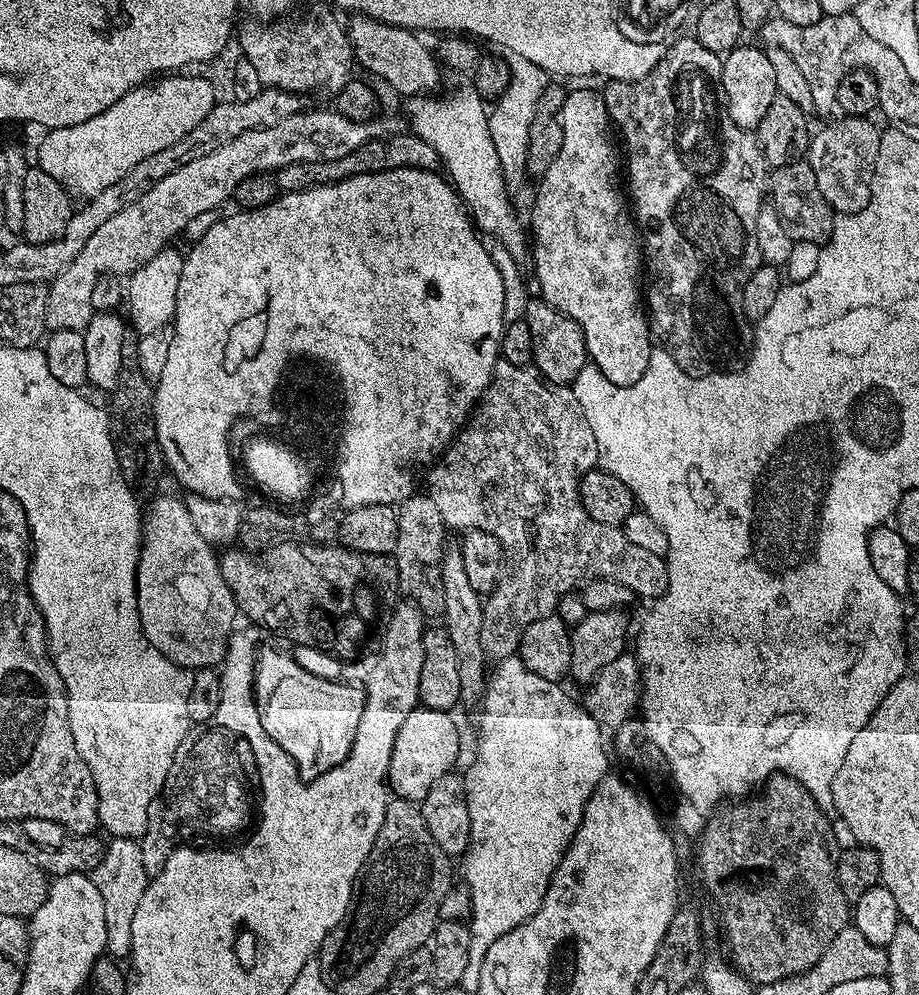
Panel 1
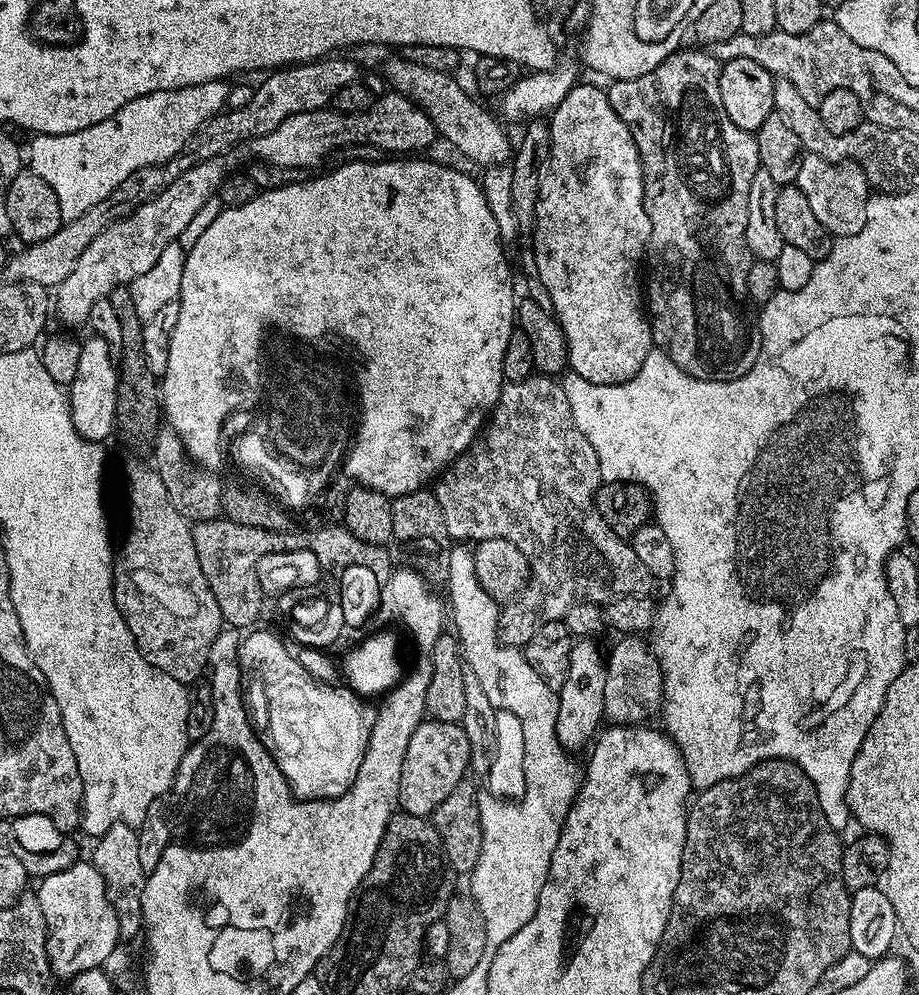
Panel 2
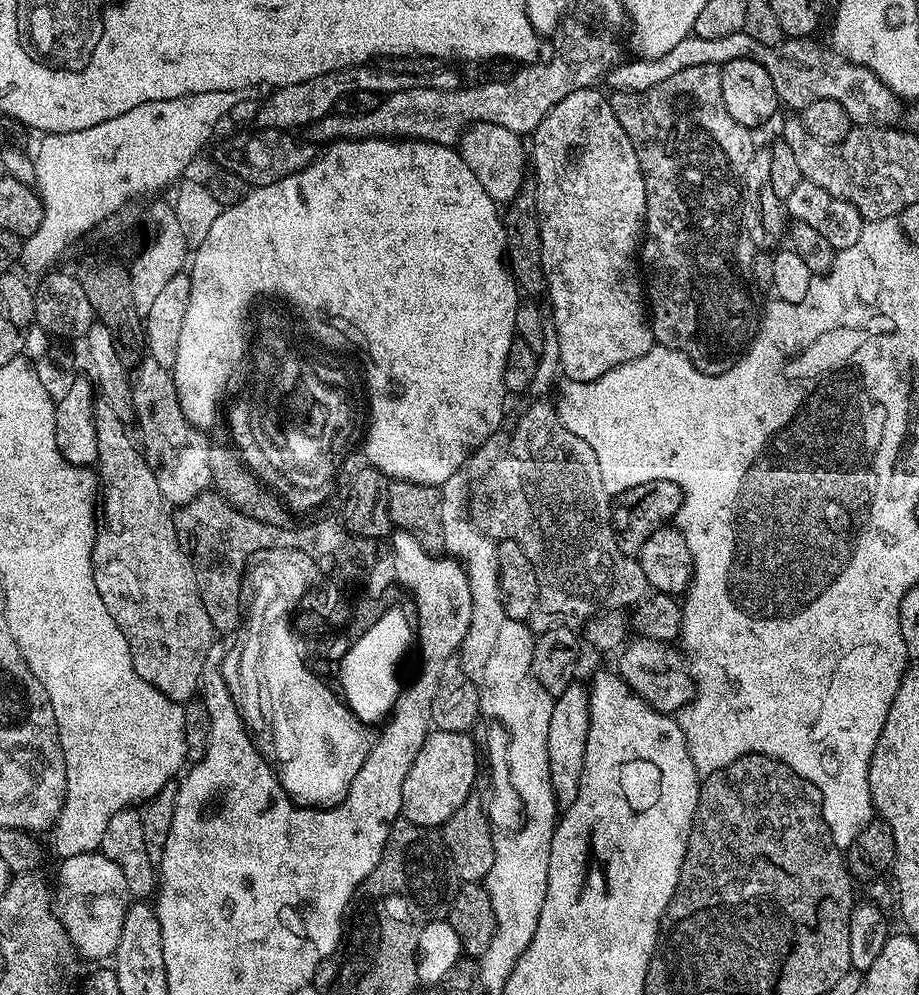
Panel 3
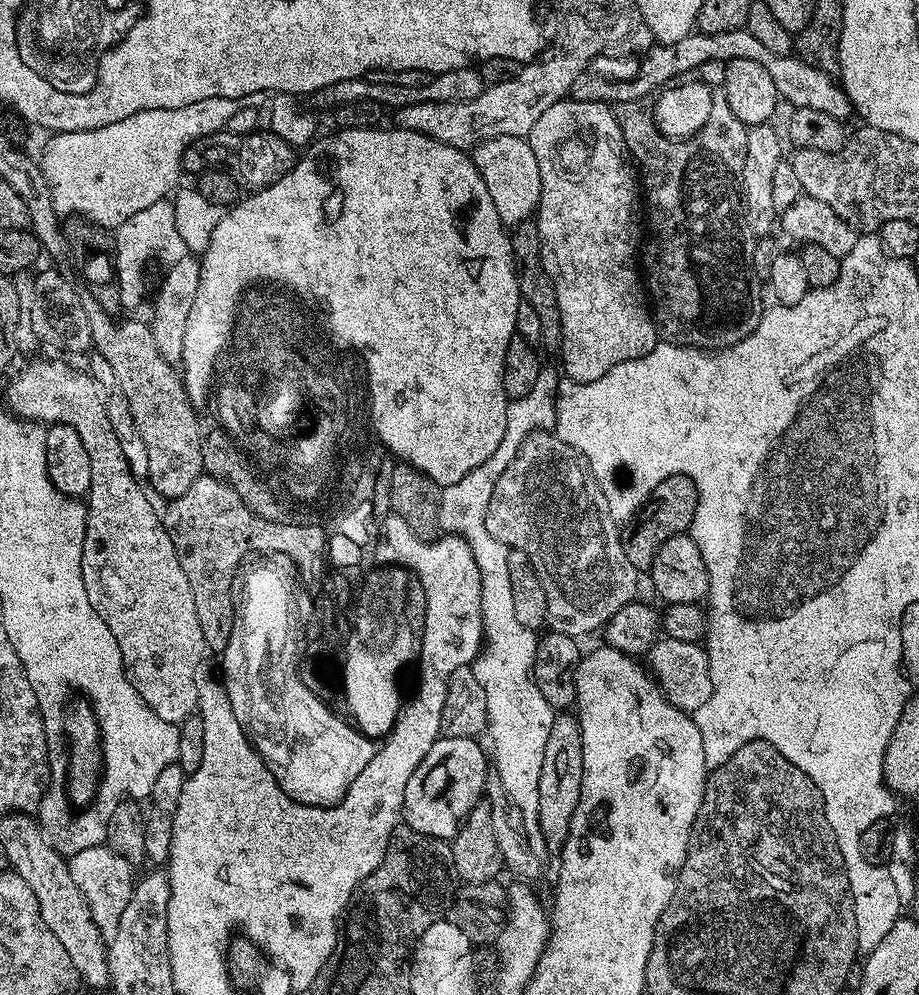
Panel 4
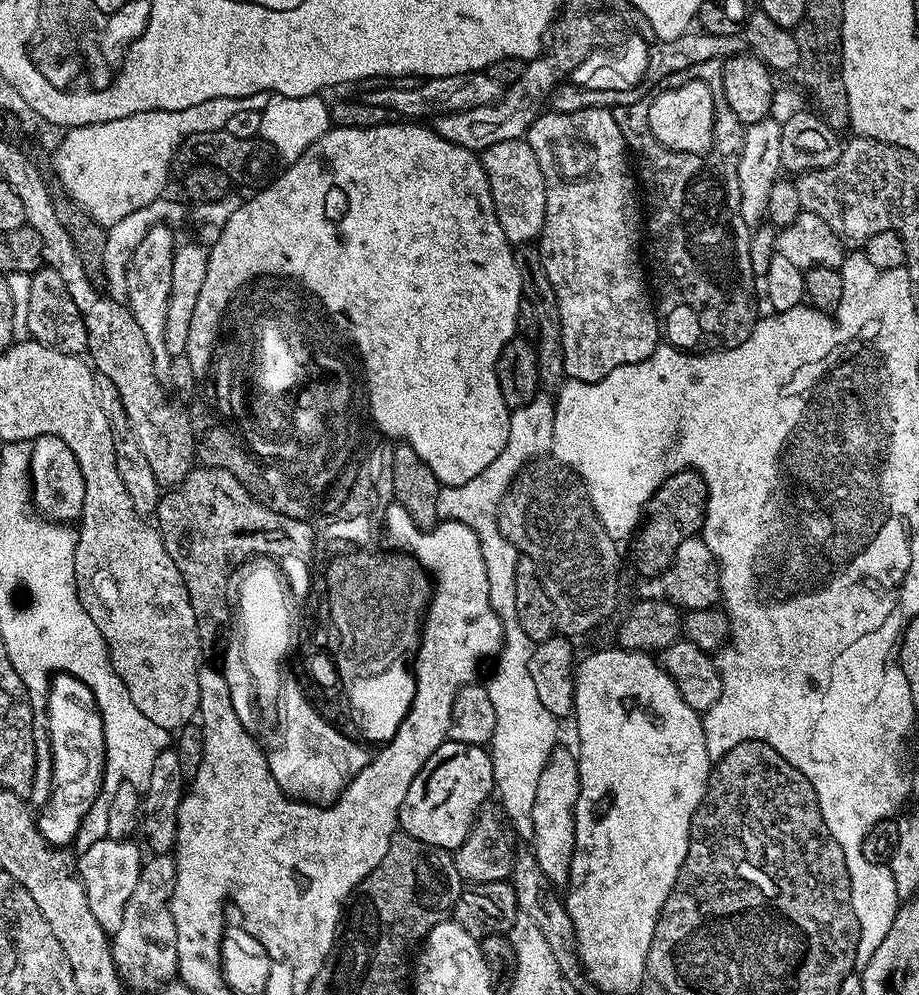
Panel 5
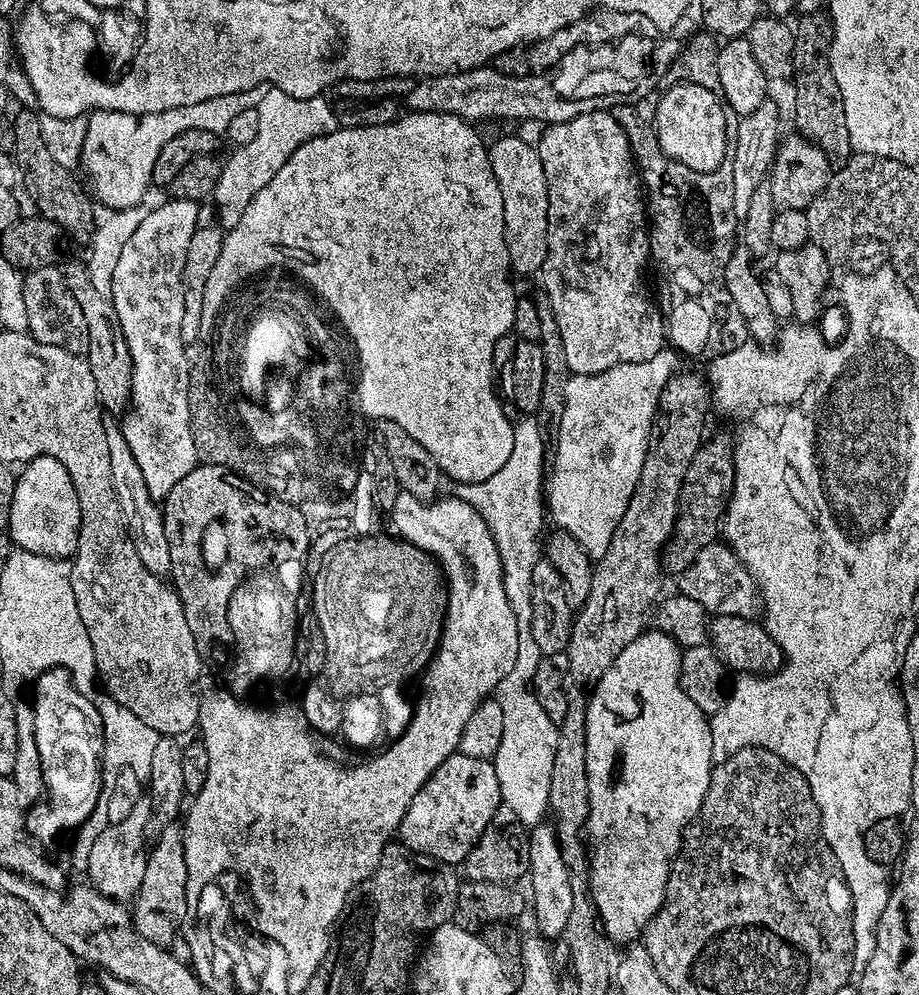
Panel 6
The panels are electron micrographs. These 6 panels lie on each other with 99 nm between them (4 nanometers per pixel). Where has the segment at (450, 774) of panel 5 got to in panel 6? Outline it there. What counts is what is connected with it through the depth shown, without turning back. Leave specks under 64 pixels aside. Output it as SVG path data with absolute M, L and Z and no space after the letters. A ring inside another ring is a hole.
M457 750L430 774L422 790L414 794L414 802L410 802L400 823L399 843L443 864L463 865L501 802L495 763L470 758L470 754Z

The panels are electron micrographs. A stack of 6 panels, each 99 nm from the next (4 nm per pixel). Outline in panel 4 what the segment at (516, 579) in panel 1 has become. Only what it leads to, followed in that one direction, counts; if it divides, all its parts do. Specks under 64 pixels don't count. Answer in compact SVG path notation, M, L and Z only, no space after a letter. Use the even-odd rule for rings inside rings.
M535 430L529 433L528 437L522 442L513 461L510 462L510 466L506 467L505 472L497 479L493 494L490 496L490 506L484 515L486 530L490 530L490 534L498 542L507 544L509 548L522 550L522 554L526 554L530 558L530 562L538 574L538 582L542 582L542 590L546 590L547 627L558 634L583 638L587 632L599 633L607 624L609 618L614 614L618 614L618 610L622 610L622 606L631 604L637 599L636 576L638 576L638 569L630 566L630 558L626 558L624 541L618 528L616 532L616 520L612 517L612 508L610 505L604 504L608 500L607 494L609 495L605 485L597 482L587 460L575 448L572 448L566 442L562 442L562 438L558 438L555 431Z

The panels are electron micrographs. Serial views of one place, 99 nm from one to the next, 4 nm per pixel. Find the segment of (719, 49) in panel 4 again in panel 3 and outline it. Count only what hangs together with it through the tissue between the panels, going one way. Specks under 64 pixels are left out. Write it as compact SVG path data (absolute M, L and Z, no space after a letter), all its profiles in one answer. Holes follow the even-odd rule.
M744 31L726 34L726 38L698 38L689 34L678 46L666 50L666 54L658 54L658 58L628 58L611 65L607 69L609 89L612 92L645 92L690 66L719 66L738 58L750 58L757 60L770 74L781 105L789 104L793 110L799 110L810 106L810 102L837 100L847 110L853 125L896 126L901 123L900 108L896 105L898 98L871 70L861 64L849 64L831 47L819 48L814 41L812 38L788 38L772 47L756 44Z

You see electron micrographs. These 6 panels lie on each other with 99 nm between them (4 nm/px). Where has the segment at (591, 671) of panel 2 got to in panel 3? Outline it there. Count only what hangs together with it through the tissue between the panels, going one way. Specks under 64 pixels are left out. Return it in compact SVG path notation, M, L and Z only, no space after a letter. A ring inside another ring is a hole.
M573 682L562 690L560 696L552 701L550 726L546 734L546 754L550 770L550 786L556 796L556 803L561 809L569 808L578 798L578 786L582 778L582 766L586 758L586 738L590 730L590 706L588 705L587 687L580 682Z

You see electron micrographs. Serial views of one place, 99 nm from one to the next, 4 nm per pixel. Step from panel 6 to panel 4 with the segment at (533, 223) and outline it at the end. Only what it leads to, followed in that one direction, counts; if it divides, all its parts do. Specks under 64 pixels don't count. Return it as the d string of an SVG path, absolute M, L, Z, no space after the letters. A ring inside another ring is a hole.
M495 136L489 140L481 140L470 152L478 174L482 174L482 182L486 182L486 190L494 202L494 210L498 210L498 218L505 226L515 226L529 219L540 207L540 171L538 158L534 158L534 150L522 136Z

